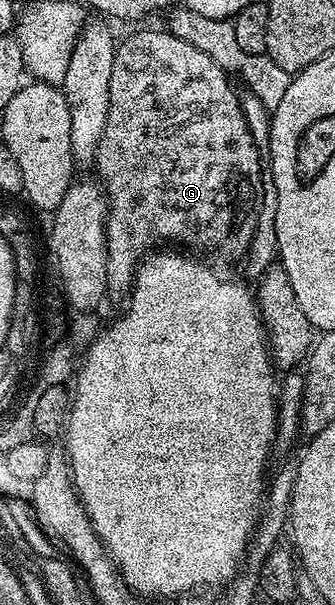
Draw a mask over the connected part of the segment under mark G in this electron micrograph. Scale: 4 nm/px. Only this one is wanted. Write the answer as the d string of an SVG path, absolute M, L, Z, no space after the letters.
M143 29L123 42L118 42L113 59L112 78L109 79L108 122L101 135L99 149L94 158L93 169L99 172L98 180L107 196L106 245L107 262L111 269L127 269L135 261L135 253L143 245L151 245L155 237L179 237L179 241L195 241L195 245L219 245L223 253L239 253L243 245L252 248L255 241L255 228L259 225L259 192L265 189L265 165L253 143L253 135L246 125L245 115L239 106L238 92L232 78L224 69L217 67L205 51L197 51L193 43L177 39L169 31Z

